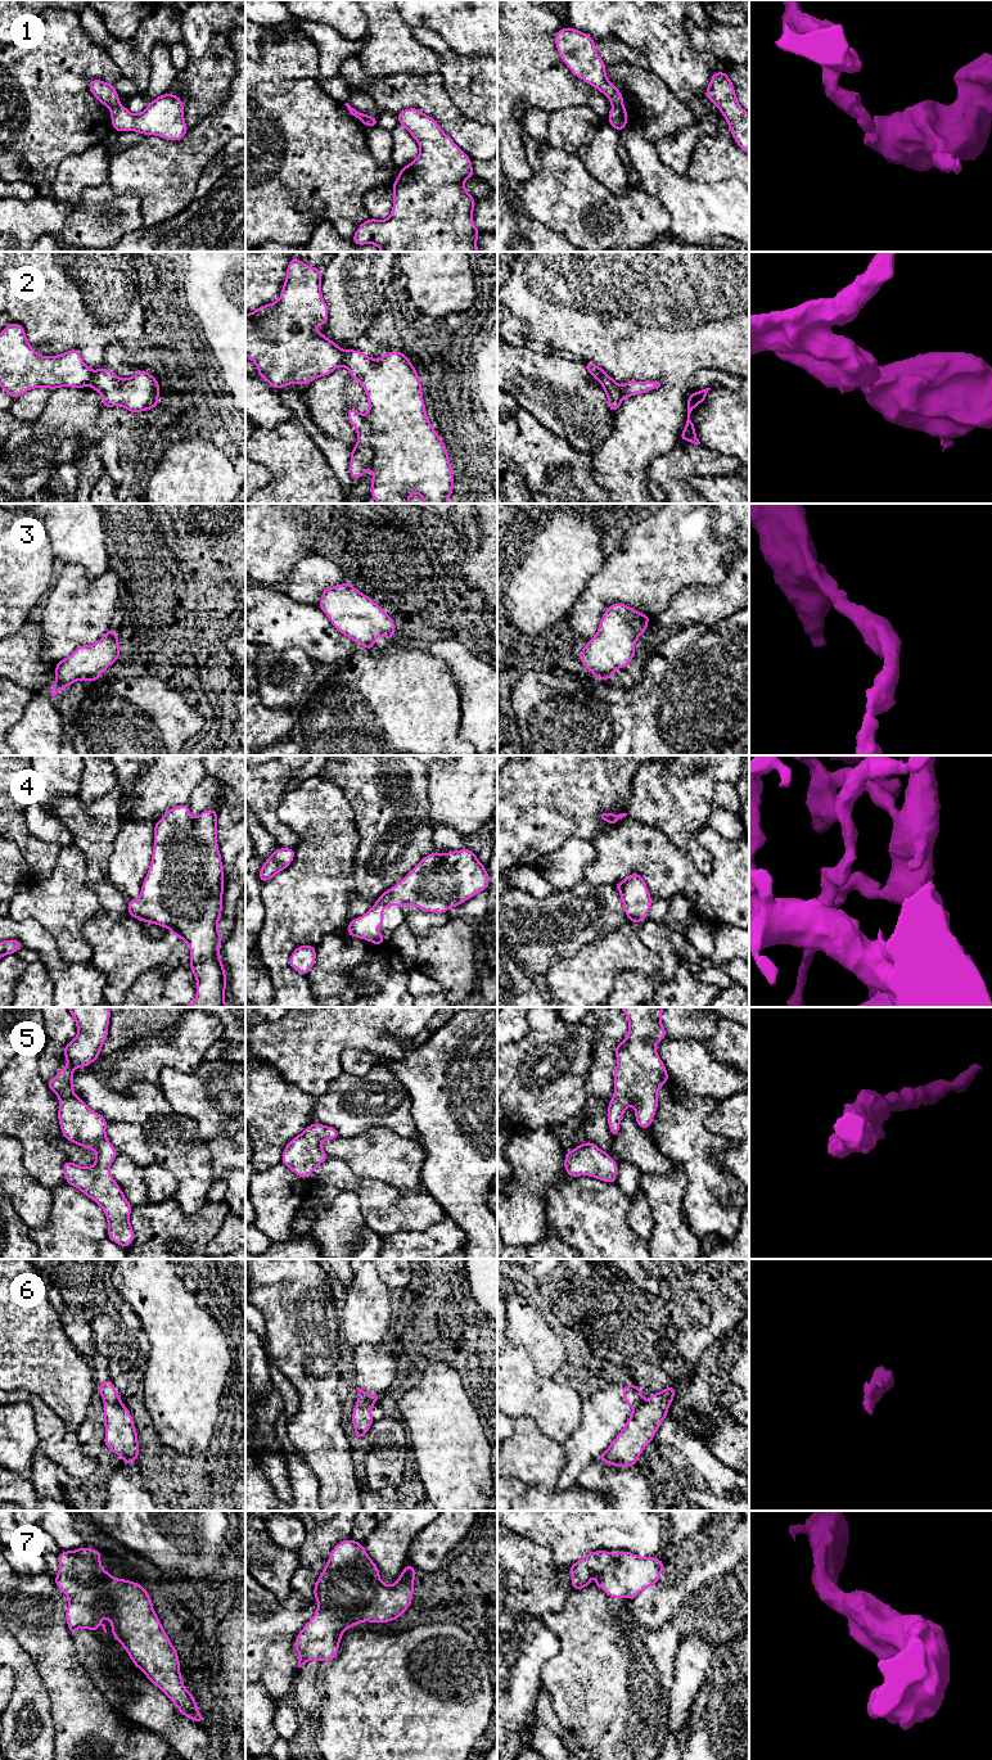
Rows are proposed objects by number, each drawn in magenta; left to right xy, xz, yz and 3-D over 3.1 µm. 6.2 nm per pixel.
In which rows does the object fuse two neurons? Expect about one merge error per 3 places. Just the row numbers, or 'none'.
1, 2, 6

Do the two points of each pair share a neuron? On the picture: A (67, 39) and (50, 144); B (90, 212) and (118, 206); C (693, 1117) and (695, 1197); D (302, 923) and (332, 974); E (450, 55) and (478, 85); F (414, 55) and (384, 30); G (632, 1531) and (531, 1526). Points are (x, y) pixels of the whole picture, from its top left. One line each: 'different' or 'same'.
A: same
B: same
C: same
D: different
E: same
F: same
G: same

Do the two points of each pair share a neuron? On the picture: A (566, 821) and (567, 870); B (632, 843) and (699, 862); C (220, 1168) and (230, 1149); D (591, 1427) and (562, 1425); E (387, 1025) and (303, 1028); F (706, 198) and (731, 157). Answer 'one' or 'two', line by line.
A: two
B: two
C: one
D: two
E: one
F: two

